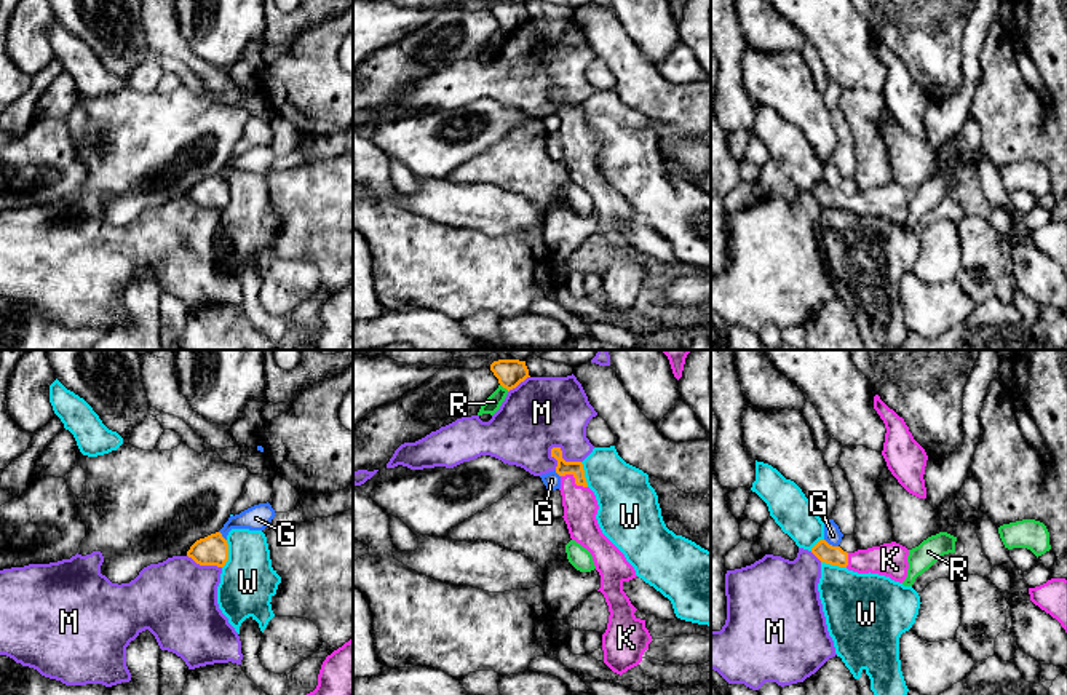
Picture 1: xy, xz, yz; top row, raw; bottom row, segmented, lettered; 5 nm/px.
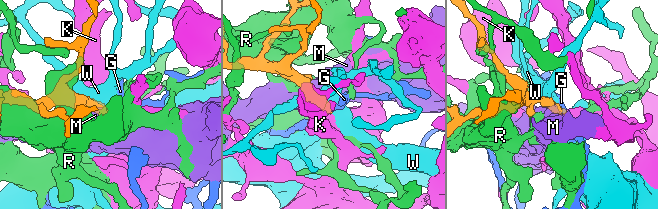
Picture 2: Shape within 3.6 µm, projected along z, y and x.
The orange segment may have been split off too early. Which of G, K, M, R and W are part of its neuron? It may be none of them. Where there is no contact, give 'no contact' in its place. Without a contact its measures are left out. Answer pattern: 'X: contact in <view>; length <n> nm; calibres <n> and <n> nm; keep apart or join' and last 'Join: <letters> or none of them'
G: contact in yz; length 80 nm; calibres 100 and 90 nm; keep apart
K: contact in xz; length 150 nm; calibres 70 and 180 nm; join
M: contact in xz; length 170 nm; calibres 70 and 360 nm; keep apart
R: contact in xz; length 60 nm; calibres 140 and 80 nm; keep apart
W: contact in xy; length 150 nm; calibres 160 and 280 nm; keep apart
Join: K

